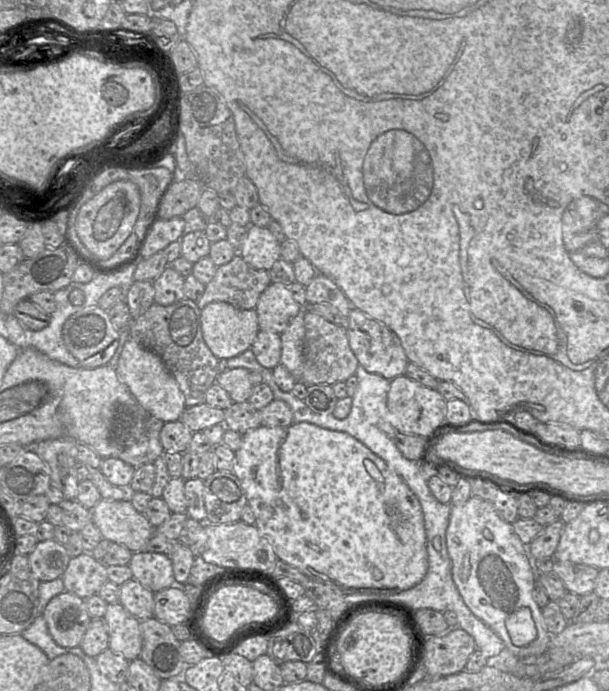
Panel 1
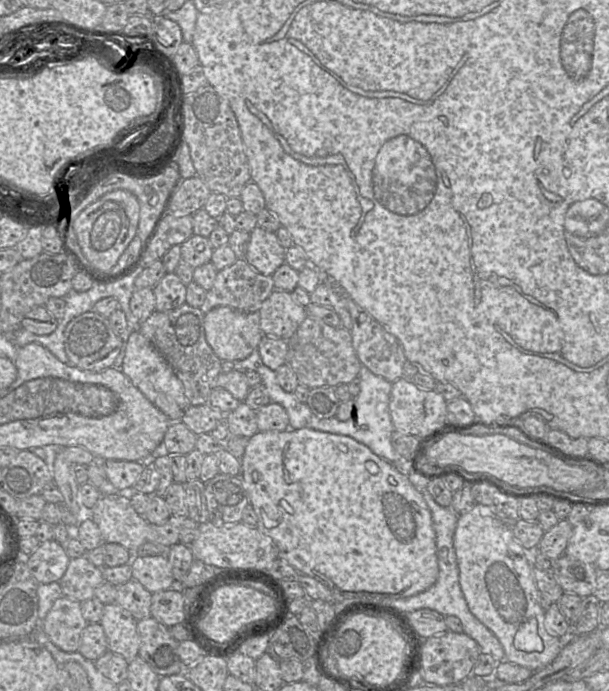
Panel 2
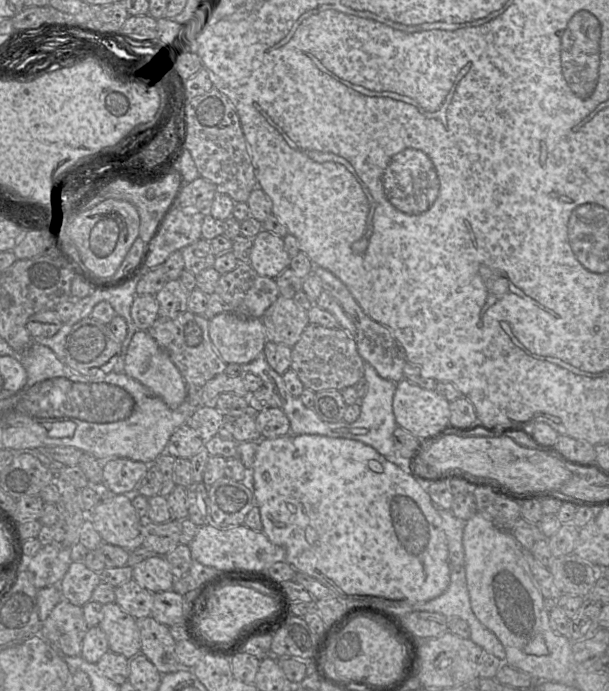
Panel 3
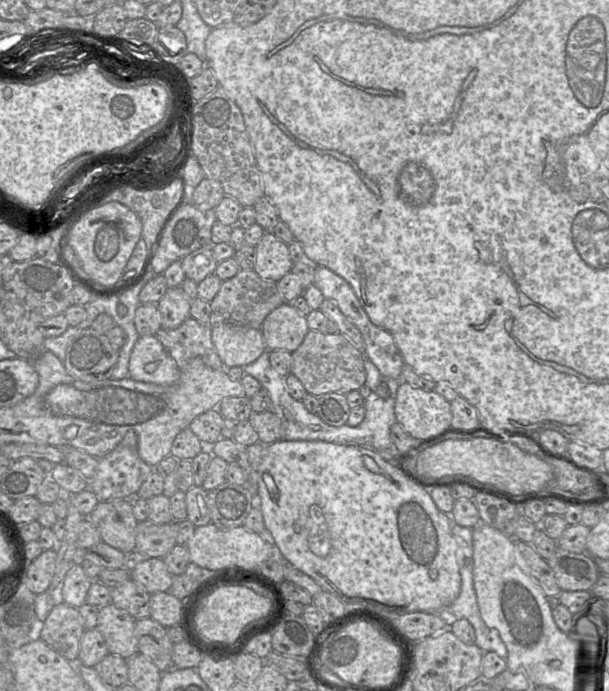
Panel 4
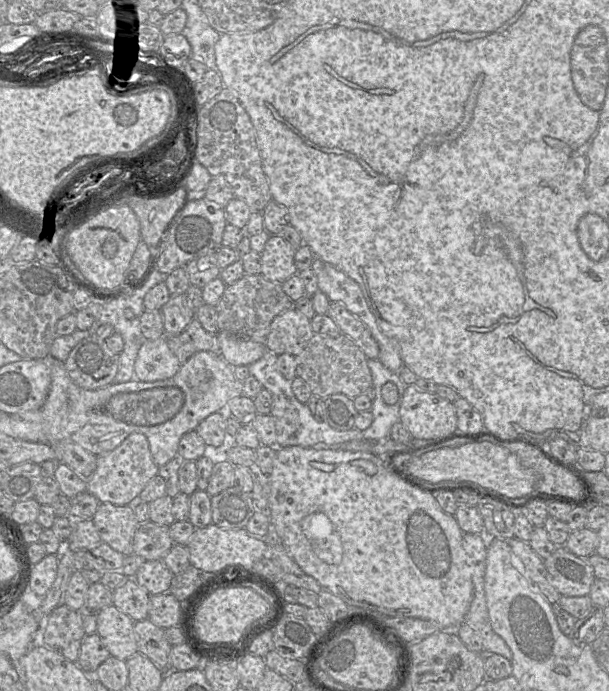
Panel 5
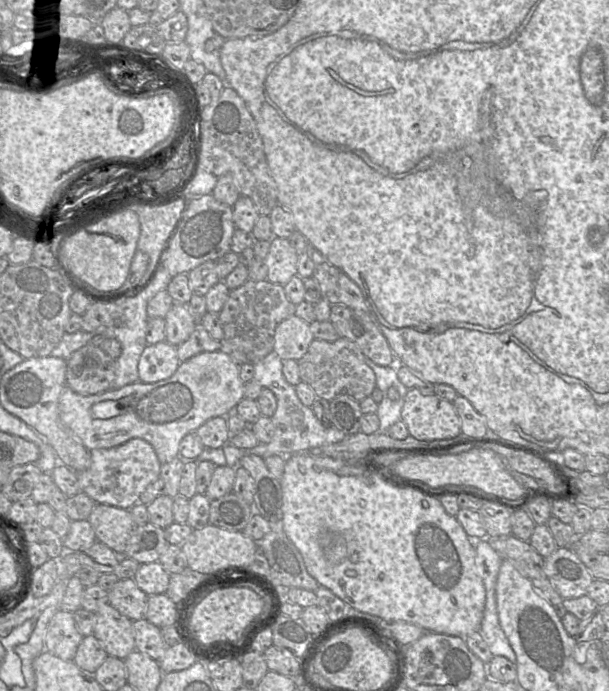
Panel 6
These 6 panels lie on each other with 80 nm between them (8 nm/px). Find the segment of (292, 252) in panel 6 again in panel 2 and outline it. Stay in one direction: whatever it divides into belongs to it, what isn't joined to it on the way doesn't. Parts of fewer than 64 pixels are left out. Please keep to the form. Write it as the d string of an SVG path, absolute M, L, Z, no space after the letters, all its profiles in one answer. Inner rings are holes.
M257 226L250 232L246 261L258 272L272 275L285 262L286 250L274 232Z

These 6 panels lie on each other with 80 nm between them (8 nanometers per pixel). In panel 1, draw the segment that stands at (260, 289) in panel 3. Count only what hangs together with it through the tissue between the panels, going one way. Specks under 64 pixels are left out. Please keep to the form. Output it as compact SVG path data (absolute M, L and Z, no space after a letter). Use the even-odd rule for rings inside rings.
M238 253L231 261L218 266L213 279L205 285L203 295L195 301L199 309L211 302L226 302L239 309L255 309L264 290L272 283L269 271L251 267Z

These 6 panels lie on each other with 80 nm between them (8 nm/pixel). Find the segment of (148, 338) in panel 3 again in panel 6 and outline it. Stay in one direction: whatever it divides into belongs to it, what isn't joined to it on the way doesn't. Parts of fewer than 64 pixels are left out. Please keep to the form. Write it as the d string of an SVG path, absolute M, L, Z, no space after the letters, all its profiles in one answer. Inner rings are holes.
M166 340L148 344L138 363L139 381L154 383L167 379L177 371L180 363L176 347Z

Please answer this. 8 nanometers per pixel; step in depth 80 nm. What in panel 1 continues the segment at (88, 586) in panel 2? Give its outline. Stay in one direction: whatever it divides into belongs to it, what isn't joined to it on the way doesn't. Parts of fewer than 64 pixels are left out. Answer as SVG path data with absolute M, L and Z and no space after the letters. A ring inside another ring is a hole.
M82 553L70 559L62 576L65 591L73 593L82 599L96 595L99 589L108 581L107 566L96 560L91 553Z

